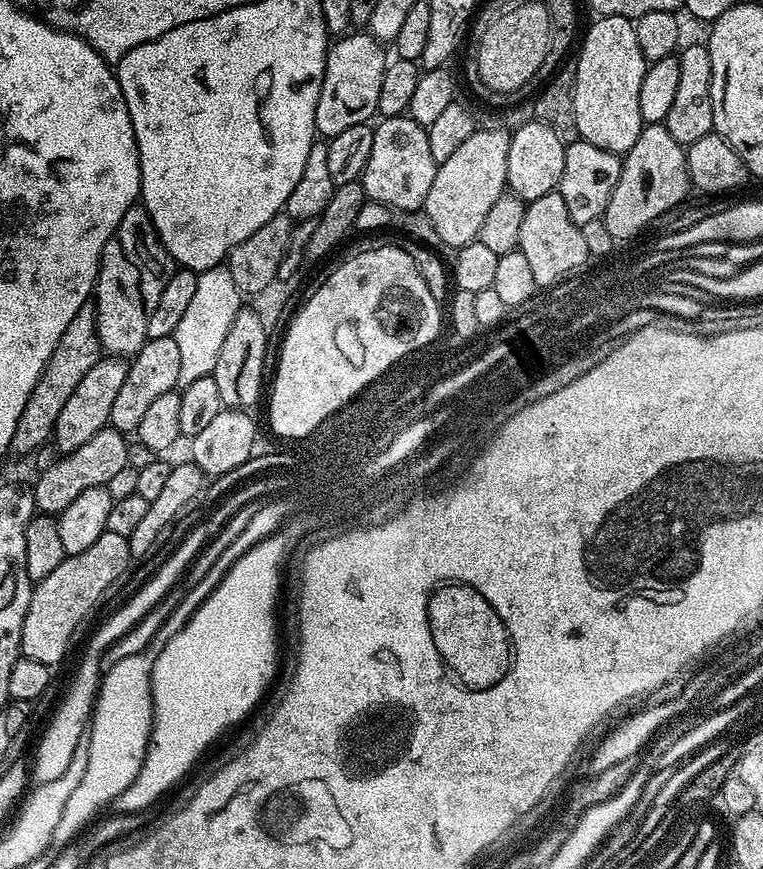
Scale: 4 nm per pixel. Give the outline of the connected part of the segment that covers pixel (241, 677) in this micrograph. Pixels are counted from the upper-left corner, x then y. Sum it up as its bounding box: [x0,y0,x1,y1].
[114,531,288,814]

